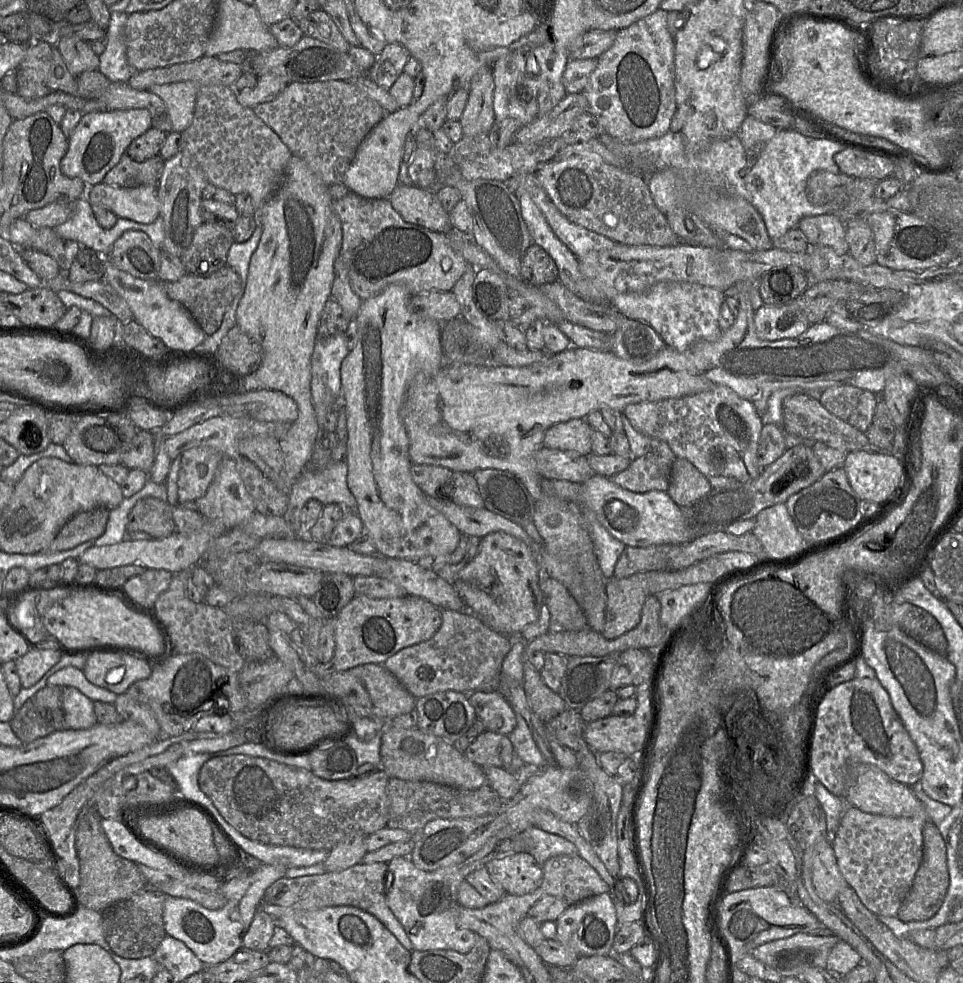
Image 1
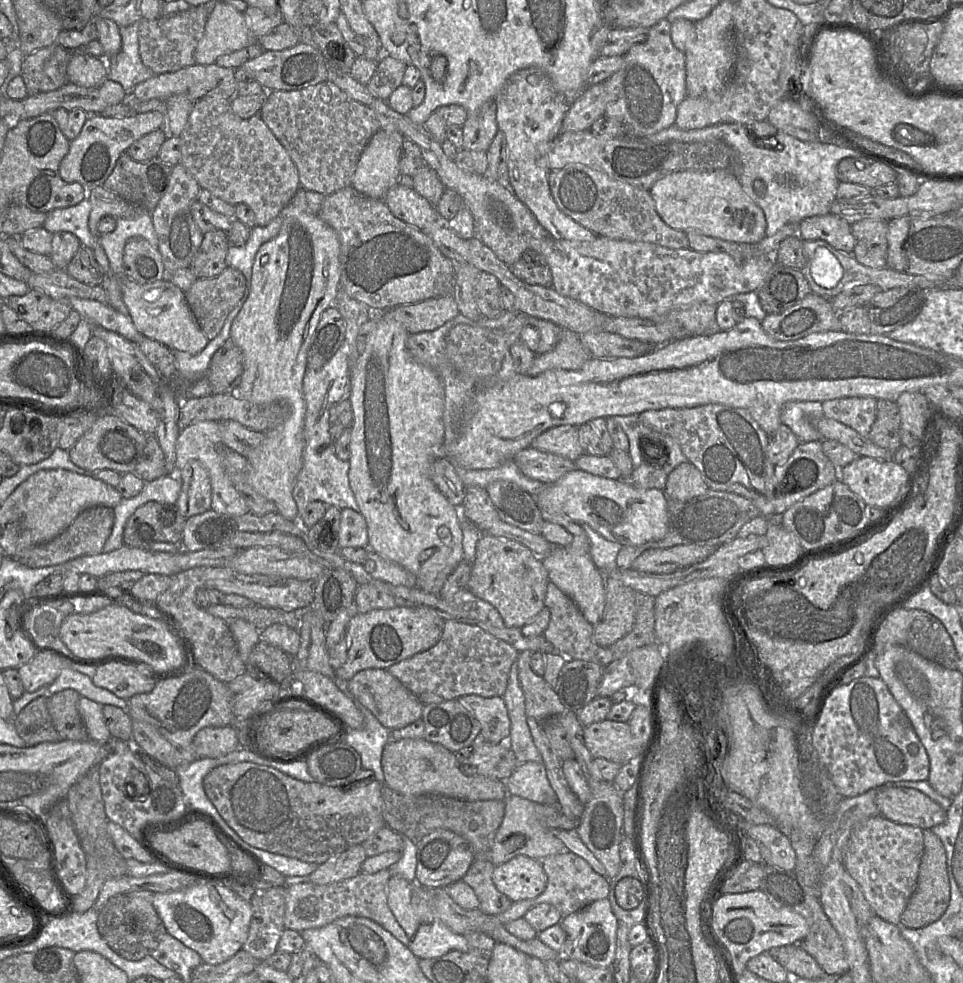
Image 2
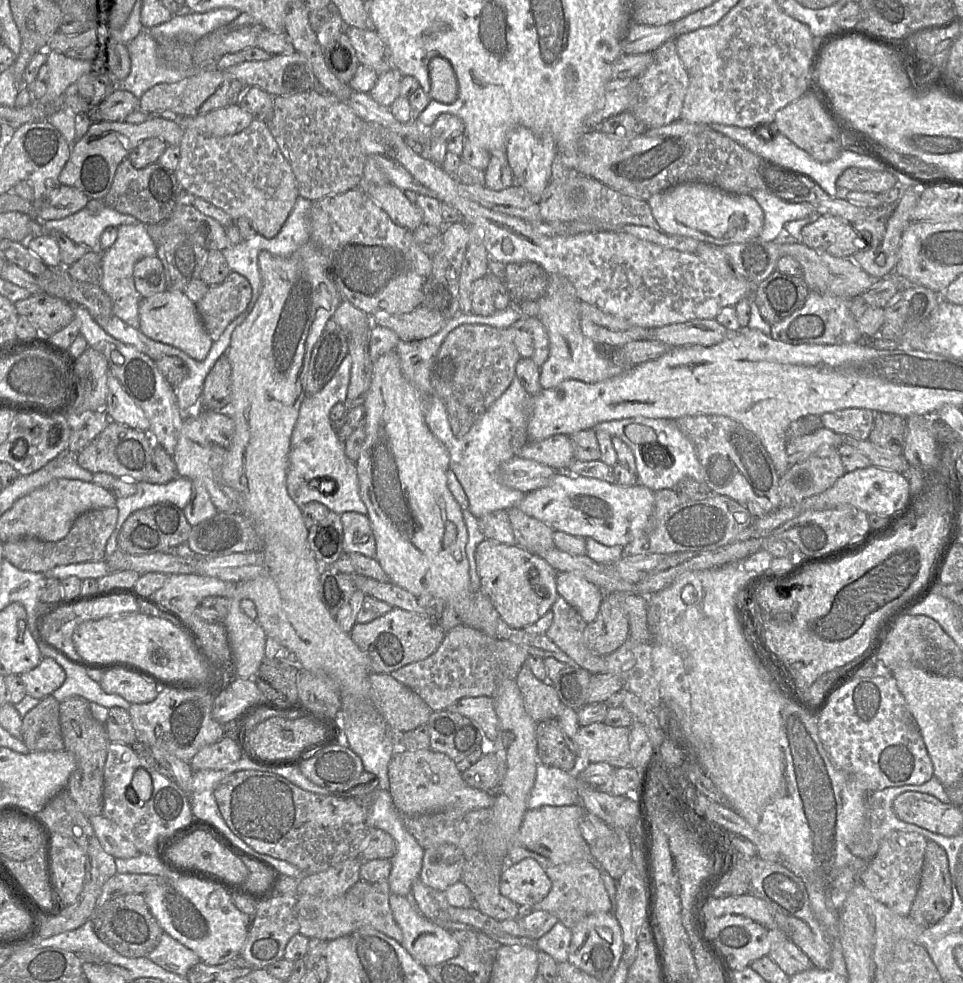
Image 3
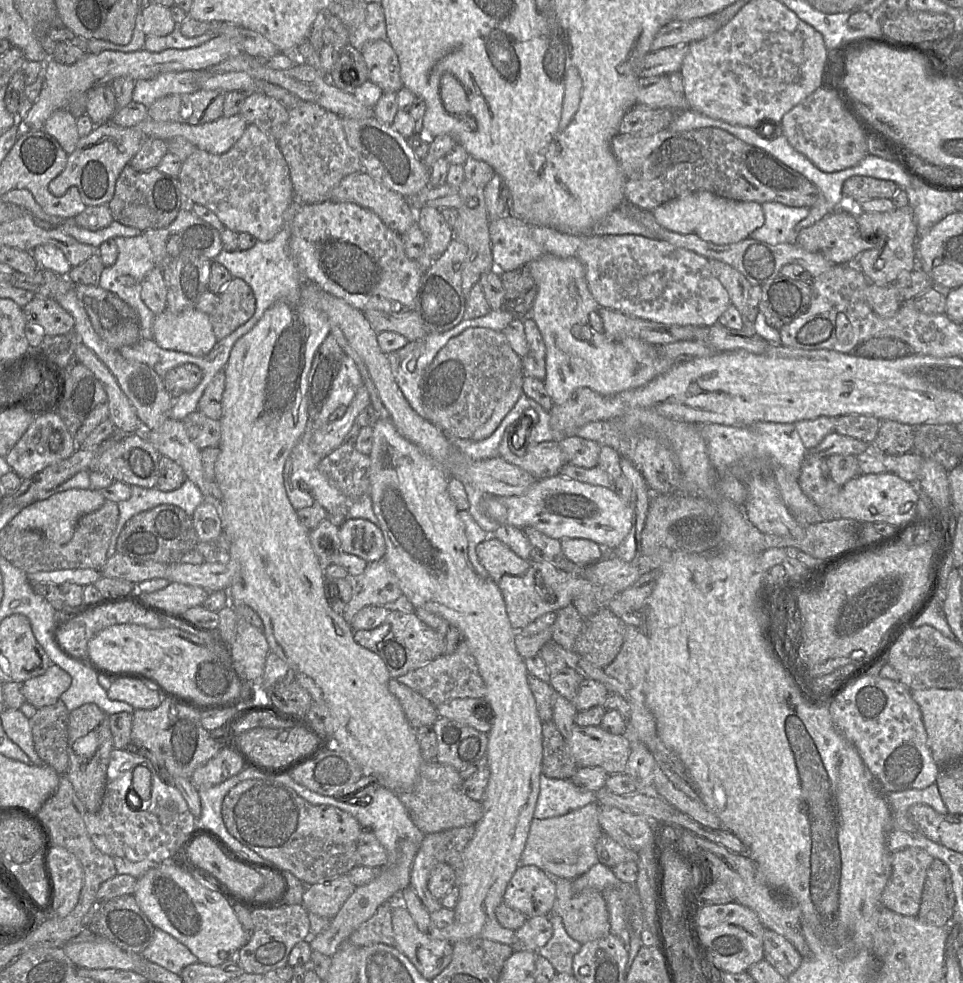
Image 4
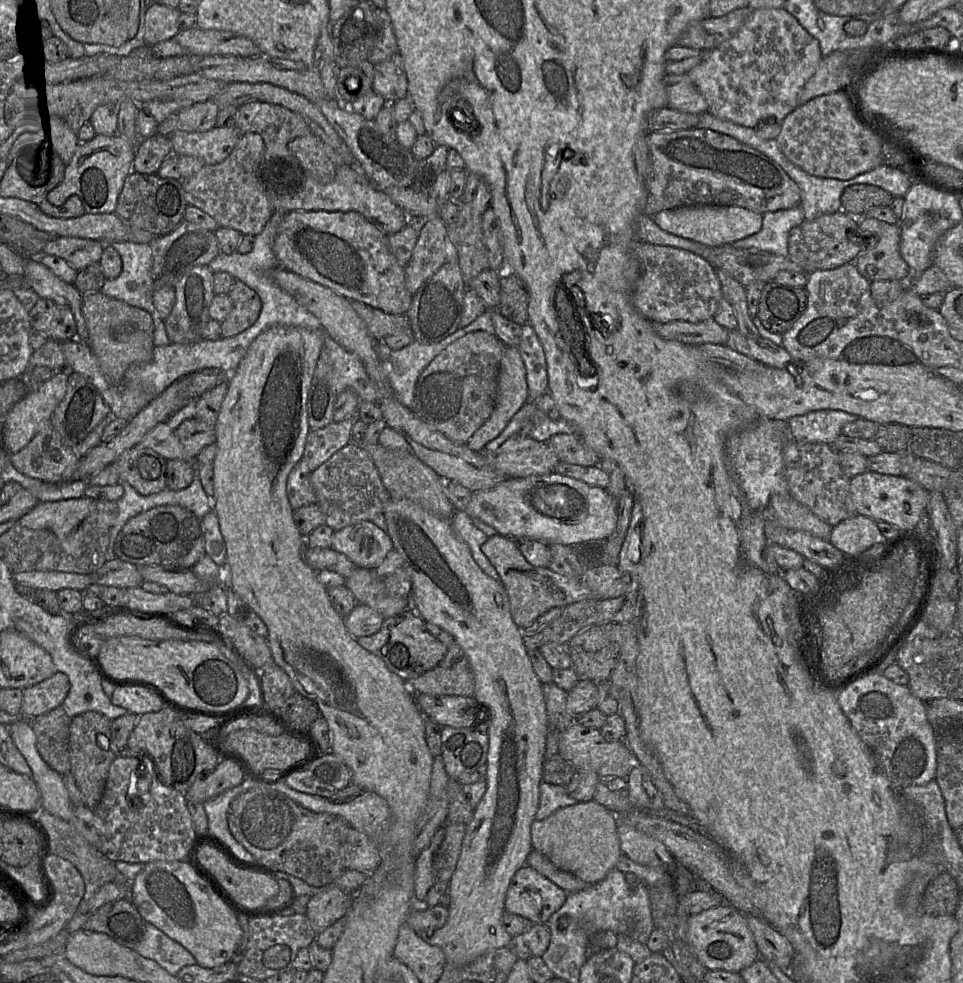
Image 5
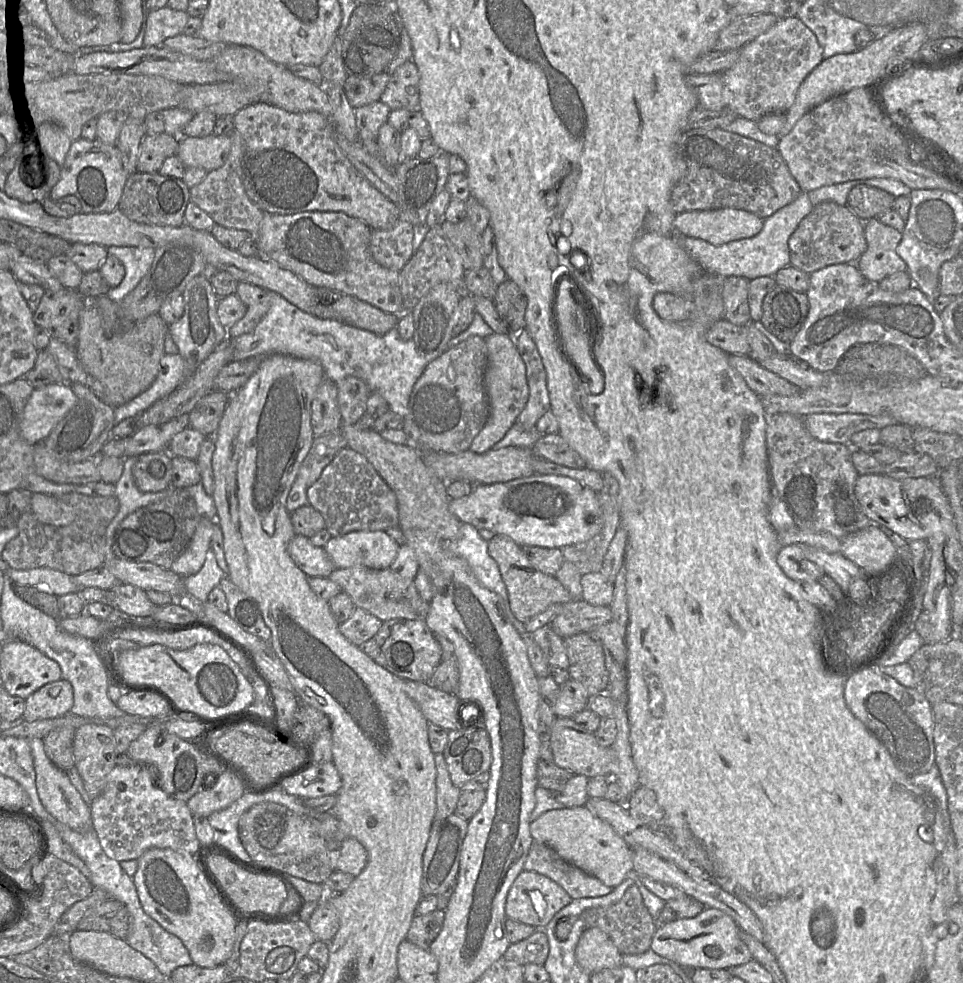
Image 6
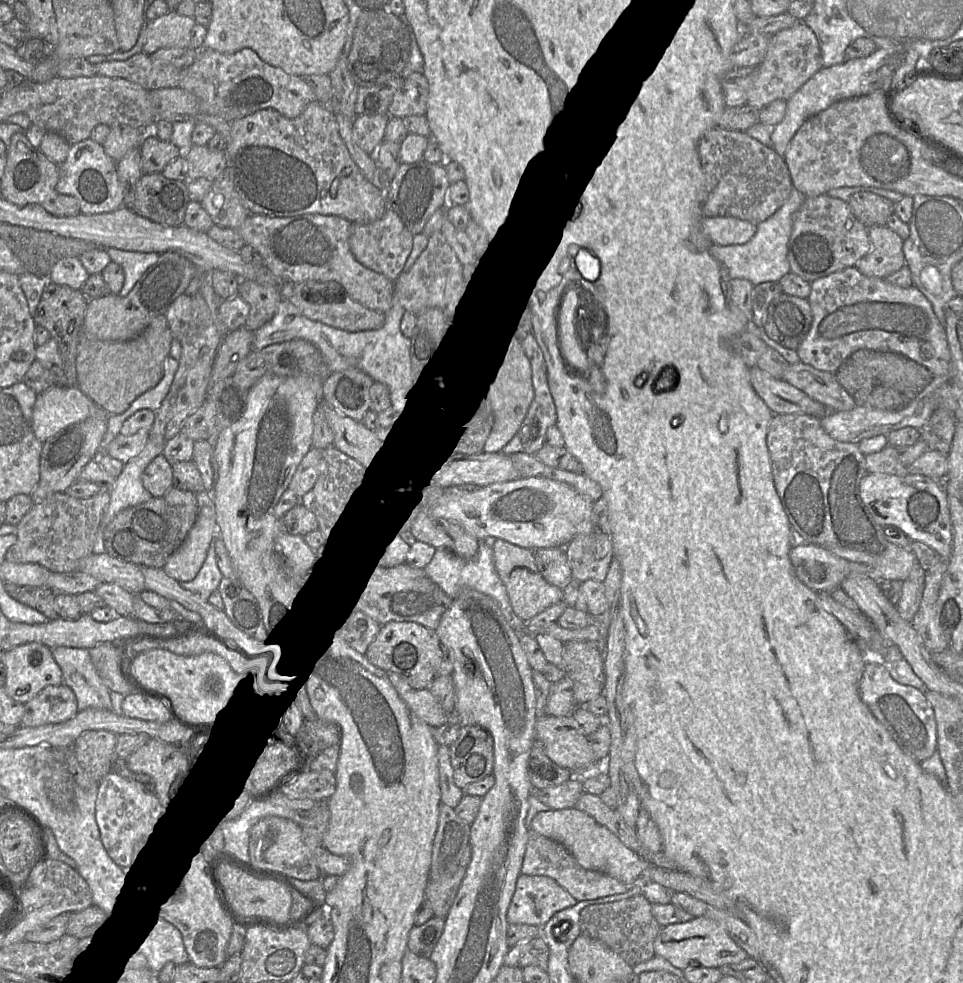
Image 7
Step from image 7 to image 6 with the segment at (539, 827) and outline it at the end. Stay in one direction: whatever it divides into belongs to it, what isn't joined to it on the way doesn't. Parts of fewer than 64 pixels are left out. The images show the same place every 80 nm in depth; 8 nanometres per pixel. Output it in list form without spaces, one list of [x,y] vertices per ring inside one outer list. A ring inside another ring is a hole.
[[[579,806],[547,811],[530,823],[532,838],[551,847],[561,858],[612,888],[634,869],[633,852],[610,824],[588,807]]]

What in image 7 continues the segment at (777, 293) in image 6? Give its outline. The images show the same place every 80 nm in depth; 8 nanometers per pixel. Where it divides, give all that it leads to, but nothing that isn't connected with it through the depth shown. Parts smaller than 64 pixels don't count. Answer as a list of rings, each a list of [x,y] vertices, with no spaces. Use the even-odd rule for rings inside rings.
[[[782,292],[769,305],[762,330],[782,346],[797,350],[812,323],[812,312],[807,298]]]

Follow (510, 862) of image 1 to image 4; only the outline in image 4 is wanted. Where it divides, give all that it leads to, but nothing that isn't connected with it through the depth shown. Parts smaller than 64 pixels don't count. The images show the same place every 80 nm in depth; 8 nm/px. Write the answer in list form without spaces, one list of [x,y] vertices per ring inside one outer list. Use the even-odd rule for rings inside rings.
[[[525,865],[514,872],[503,902],[529,918],[549,915],[555,898],[554,879],[535,865]]]

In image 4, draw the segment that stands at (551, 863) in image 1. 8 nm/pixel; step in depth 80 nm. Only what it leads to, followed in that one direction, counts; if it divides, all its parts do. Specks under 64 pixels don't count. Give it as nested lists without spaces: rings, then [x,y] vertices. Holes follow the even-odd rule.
[[[552,877],[556,886],[556,898],[549,915],[561,917],[564,928],[568,935],[574,940],[584,944],[610,934],[610,920],[606,901],[603,894],[592,888],[575,890],[573,881],[562,878]]]

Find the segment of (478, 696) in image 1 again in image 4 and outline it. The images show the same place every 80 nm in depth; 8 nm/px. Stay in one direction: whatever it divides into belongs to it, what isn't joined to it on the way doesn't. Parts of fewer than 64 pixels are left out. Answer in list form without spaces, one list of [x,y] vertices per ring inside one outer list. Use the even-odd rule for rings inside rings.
[[[459,698],[446,701],[436,706],[439,717],[456,720],[488,733],[491,729],[491,714],[484,698]]]

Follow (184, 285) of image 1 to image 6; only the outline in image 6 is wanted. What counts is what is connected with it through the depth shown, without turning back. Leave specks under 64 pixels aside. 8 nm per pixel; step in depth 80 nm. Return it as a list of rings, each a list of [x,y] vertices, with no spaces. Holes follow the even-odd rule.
[[[238,282],[235,293],[246,305],[245,316],[227,329],[228,338],[236,338],[251,332],[265,317],[270,308],[268,291],[246,282]]]

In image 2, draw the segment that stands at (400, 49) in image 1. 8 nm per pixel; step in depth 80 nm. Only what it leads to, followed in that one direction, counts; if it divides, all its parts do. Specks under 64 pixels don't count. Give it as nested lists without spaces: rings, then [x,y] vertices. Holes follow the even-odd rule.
[[[384,55],[377,63],[375,73],[367,88],[375,99],[388,100],[393,91],[402,84],[406,65],[391,56]]]

